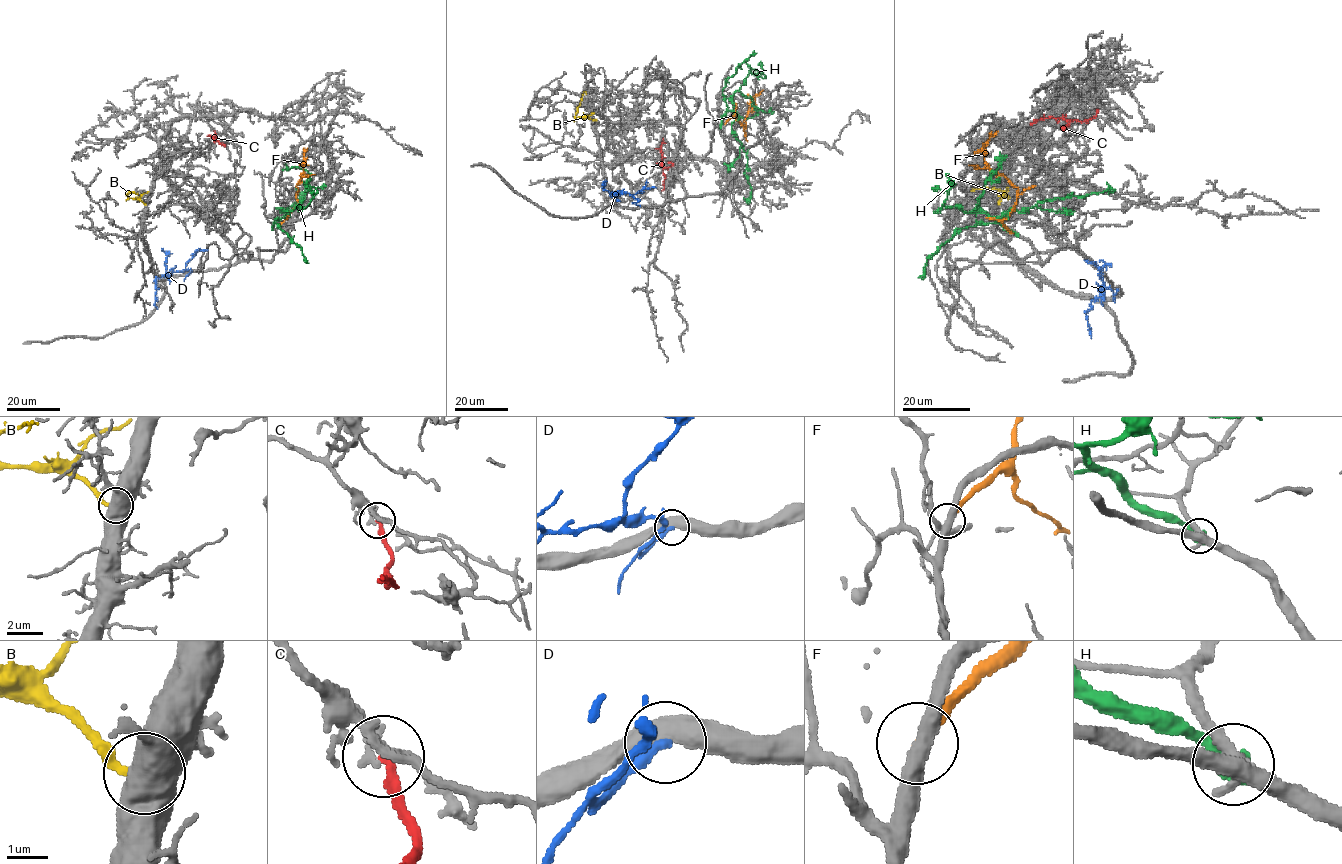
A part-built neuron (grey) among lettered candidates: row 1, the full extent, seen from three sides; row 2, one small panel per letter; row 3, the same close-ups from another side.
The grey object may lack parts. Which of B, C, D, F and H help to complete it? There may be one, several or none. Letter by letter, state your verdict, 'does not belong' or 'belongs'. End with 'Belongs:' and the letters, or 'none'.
B: does not belong
C: does not belong
D: does not belong
F: does not belong
H: does not belong
Belongs: none

